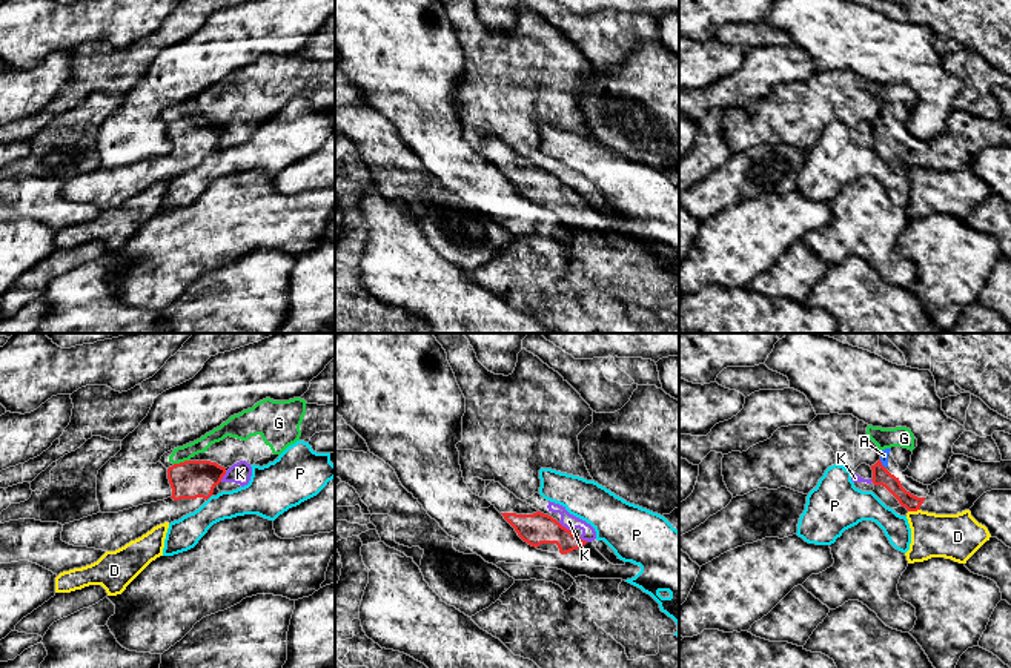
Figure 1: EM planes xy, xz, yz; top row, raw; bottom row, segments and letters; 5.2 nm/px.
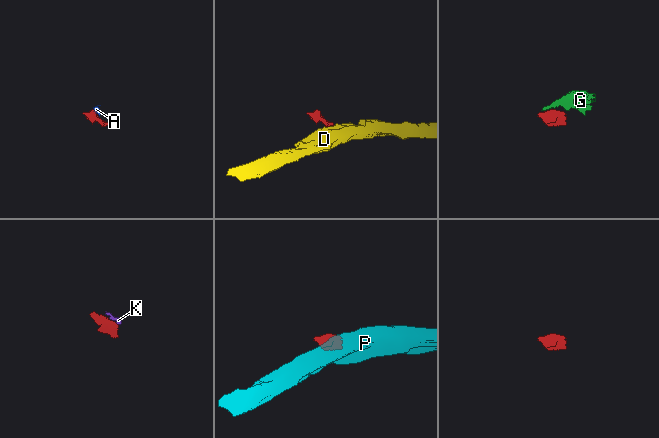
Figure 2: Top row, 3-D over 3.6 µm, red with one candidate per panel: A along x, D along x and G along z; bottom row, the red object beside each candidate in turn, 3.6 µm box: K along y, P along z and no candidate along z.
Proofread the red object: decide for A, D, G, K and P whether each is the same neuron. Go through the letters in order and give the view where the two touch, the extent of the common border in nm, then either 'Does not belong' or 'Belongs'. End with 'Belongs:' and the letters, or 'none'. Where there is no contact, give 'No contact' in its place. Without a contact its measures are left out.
A: Touches red in yz. Shared border 70 nm. Belongs
D: Touches red in yz. Shared border 70 nm. Does not belong
G: Touches red in xy. Shared border 80 nm. Does not belong
K: Touches red in xz. Shared border 80 nm. Does not belong
P: Touches red in xy. Shared border 50 nm. Does not belong
Belongs: A

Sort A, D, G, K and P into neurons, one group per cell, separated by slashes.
A / D / G K / P

